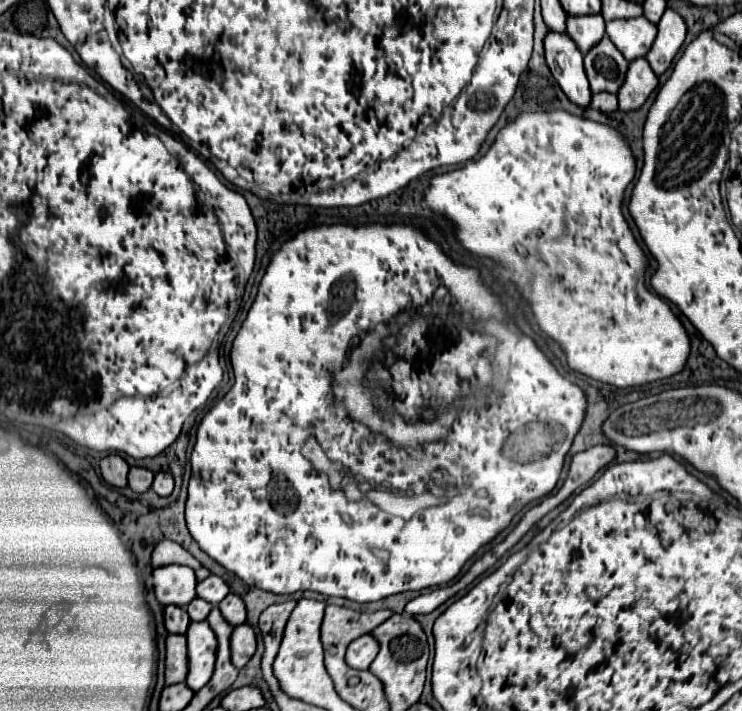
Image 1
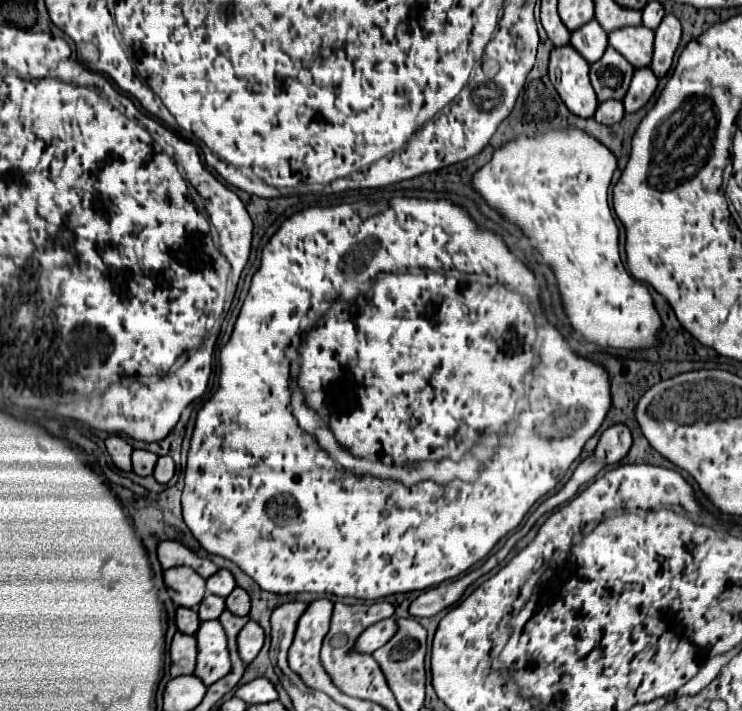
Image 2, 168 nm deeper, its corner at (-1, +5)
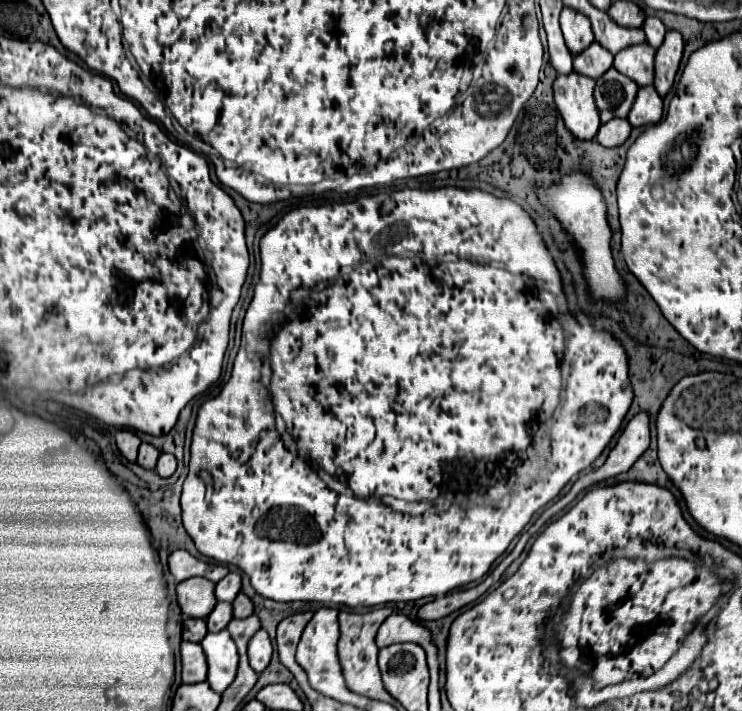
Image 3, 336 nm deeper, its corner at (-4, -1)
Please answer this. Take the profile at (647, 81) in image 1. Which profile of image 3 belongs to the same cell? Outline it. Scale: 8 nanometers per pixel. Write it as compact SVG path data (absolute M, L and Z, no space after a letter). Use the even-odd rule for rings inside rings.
M642 86L638 90L638 96L632 104L632 110L628 114L630 124L642 126L642 124L654 124L662 118L662 98L656 92L654 86Z

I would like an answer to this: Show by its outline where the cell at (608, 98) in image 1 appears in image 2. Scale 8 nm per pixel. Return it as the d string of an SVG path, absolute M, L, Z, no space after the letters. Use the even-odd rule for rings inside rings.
M607 100L607 102L599 104L599 108L597 108L593 118L603 126L613 126L613 124L621 122L623 114L625 114L623 112L623 104L619 100Z

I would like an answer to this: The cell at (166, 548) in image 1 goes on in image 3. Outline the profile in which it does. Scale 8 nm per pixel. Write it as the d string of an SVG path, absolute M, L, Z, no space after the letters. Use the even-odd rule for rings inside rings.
M186 550L172 552L168 556L168 566L170 566L170 574L174 576L176 582L194 578L194 576L202 576L202 578L208 578L212 582L218 582L230 572L230 568L226 564L208 564L204 560L194 558Z

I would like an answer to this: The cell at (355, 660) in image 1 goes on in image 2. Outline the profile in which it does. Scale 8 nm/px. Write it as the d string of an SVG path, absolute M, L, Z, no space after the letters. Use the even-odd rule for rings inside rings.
M385 618L381 622L375 622L373 626L369 626L357 640L357 652L361 654L373 654L377 648L381 648L385 642L389 642L389 638L393 638L393 634L397 632L397 620L395 618Z

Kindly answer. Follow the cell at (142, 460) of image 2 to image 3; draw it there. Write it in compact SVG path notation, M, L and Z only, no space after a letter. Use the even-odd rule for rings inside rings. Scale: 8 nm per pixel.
M142 444L142 446L140 446L140 452L138 452L138 460L136 460L136 464L142 466L144 470L154 470L158 458L160 458L160 452L158 452L154 446L150 446L150 444Z

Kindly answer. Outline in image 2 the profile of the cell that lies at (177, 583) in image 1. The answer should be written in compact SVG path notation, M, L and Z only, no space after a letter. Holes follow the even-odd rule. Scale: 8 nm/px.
M189 566L165 570L165 584L175 592L169 594L171 600L183 608L199 606L205 596L205 578L201 578Z

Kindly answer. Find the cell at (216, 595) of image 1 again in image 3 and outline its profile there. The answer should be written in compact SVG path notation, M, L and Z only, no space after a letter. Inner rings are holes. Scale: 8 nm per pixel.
M230 572L224 580L216 584L216 598L222 602L232 602L238 592L240 592L240 576L234 572Z

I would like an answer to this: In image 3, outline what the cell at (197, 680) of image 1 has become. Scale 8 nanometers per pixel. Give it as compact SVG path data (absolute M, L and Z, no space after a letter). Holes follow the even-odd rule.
M228 630L208 632L200 642L208 662L208 678L206 682L214 692L224 692L228 684L236 678L238 668L238 652L234 640L228 636Z

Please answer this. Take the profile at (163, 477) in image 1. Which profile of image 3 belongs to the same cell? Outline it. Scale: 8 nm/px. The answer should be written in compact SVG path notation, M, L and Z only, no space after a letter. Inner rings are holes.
M162 454L158 458L158 466L156 472L160 478L170 478L176 472L176 458L172 454Z

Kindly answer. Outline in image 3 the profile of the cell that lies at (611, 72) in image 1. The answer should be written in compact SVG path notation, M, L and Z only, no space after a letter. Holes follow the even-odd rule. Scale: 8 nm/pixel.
M614 66L608 68L608 72L604 72L604 76L596 80L594 90L600 120L608 122L612 118L626 118L636 98L636 92L638 84L634 80L618 72Z

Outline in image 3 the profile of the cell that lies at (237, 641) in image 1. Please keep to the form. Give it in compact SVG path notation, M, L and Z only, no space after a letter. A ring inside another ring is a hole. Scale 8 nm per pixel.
M260 628L248 642L248 660L250 660L250 666L254 668L254 672L262 672L268 662L272 658L272 644L270 644L270 638L268 634Z

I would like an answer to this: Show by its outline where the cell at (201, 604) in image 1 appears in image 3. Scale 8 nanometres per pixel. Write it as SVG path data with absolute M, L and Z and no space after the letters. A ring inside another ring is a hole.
M218 602L214 606L214 610L208 614L206 624L208 624L208 632L220 632L226 628L228 620L232 618L232 604L228 602Z

